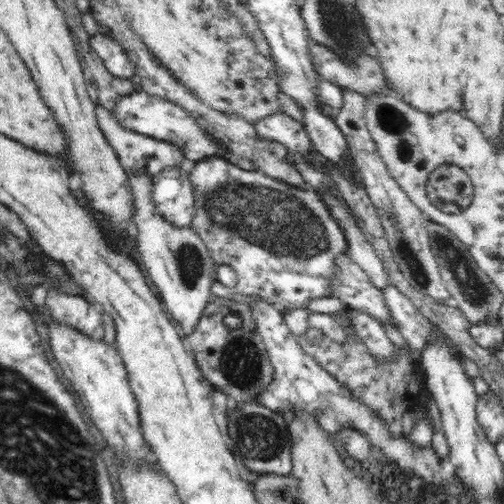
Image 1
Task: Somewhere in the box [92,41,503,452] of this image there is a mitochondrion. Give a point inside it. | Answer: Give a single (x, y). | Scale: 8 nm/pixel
(268, 213)

